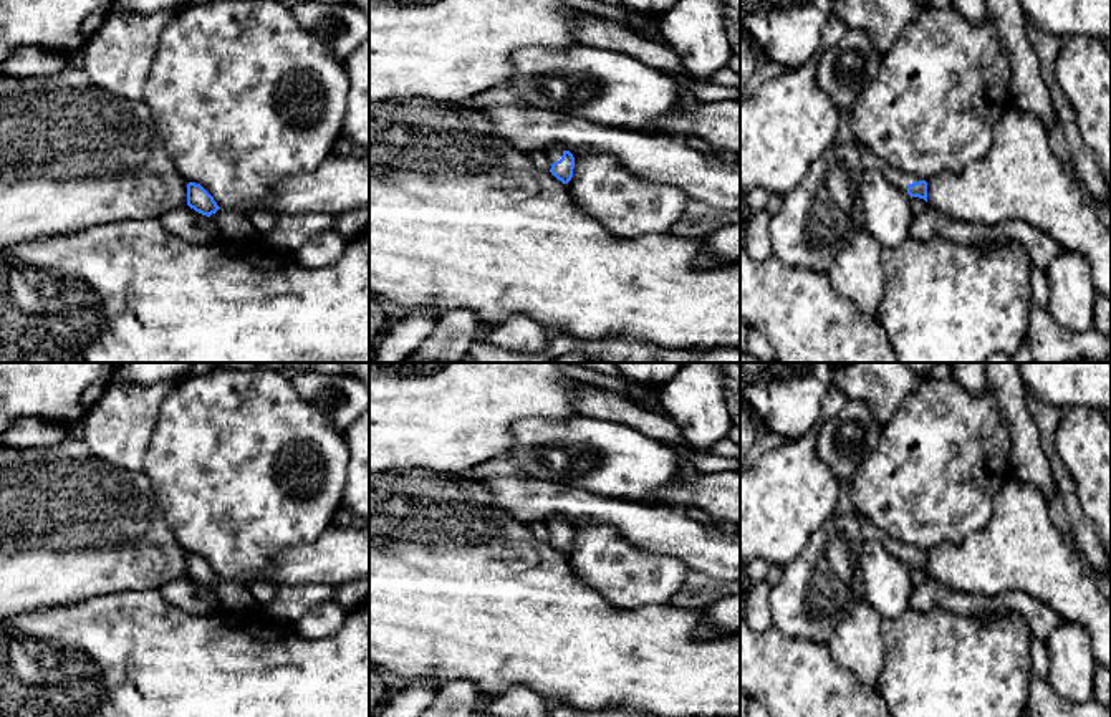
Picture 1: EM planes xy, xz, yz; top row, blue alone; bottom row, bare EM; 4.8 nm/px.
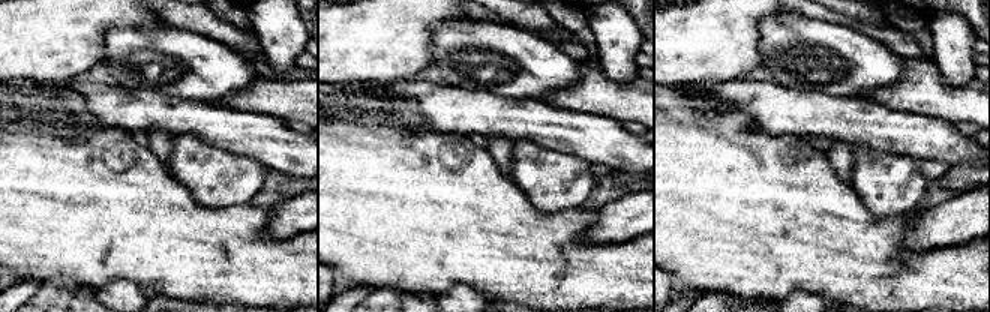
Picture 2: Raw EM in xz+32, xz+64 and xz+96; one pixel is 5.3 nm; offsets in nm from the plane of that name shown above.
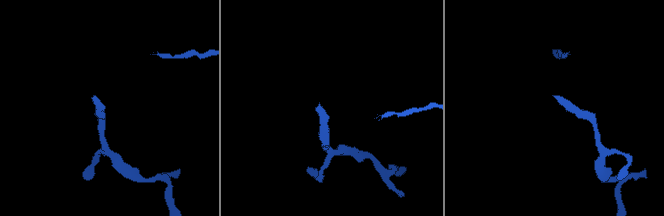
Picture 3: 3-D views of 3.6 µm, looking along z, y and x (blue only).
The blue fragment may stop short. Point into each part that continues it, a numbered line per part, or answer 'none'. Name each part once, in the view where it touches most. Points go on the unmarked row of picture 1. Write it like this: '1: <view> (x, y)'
1: yz (871, 532)

